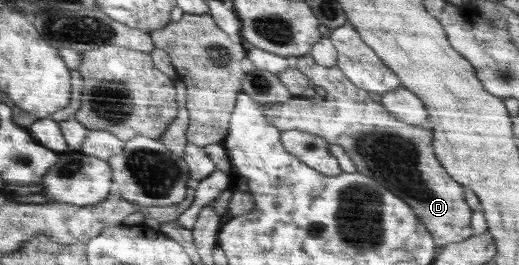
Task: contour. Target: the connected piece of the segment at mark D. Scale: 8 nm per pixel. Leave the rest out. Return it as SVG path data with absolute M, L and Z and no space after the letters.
M310 54L298 56L296 67L305 73L312 83L326 91L326 96L318 101L294 99L282 105L261 106L266 121L281 132L299 129L320 135L331 144L341 145L358 172L374 178L374 181L386 185L390 193L398 193L404 201L410 201L416 216L426 225L435 237L438 247L460 243L472 237L470 227L471 209L466 201L466 189L461 182L452 181L436 151L432 149L432 131L424 127L414 127L400 121L389 113L381 102L368 96L345 76L344 70L336 66L318 65Z

